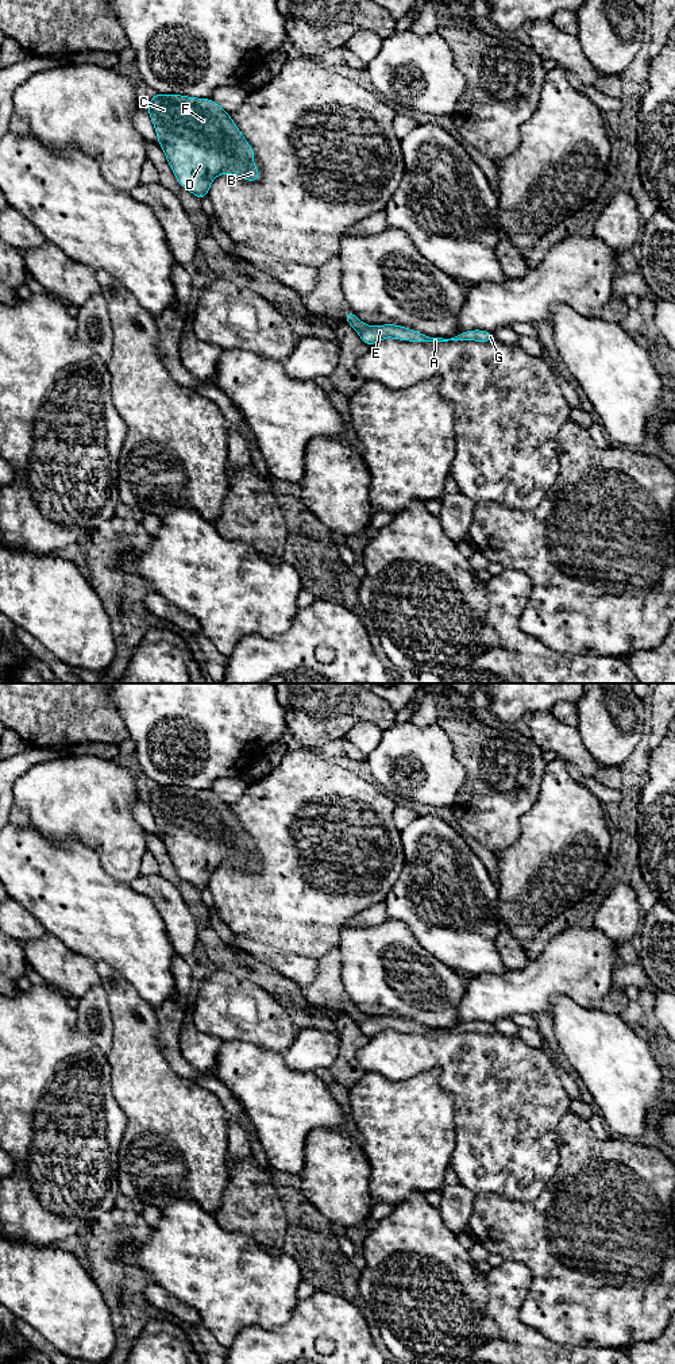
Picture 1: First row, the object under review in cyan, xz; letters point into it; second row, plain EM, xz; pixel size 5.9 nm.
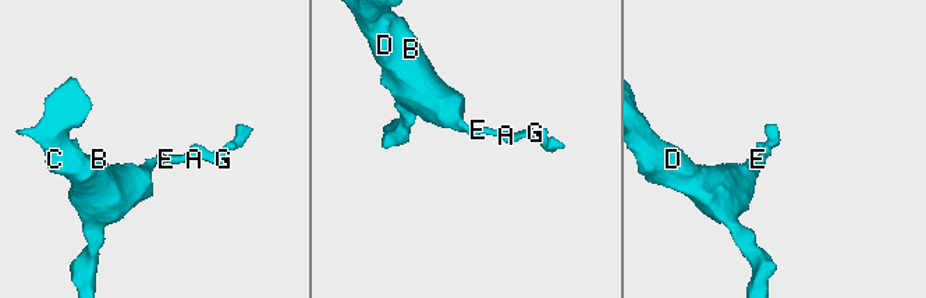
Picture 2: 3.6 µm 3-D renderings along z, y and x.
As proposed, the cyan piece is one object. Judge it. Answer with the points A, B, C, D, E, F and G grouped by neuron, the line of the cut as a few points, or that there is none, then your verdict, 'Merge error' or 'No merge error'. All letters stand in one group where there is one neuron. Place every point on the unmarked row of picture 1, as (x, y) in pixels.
Groups: A B C D E F G. No split. No merge error

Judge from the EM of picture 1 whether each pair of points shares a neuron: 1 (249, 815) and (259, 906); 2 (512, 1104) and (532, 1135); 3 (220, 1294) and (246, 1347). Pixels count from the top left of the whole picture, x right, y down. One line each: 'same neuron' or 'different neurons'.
1: same neuron
2: same neuron
3: different neurons

